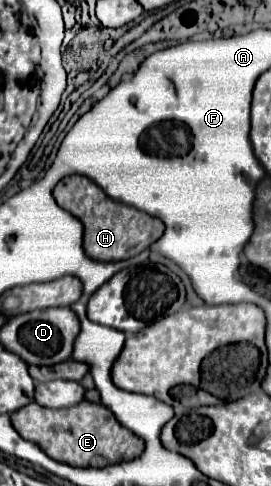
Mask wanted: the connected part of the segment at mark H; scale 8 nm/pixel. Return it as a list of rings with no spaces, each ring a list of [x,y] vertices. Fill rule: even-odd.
[[[65,176],[59,180],[59,184],[53,190],[53,198],[61,208],[71,212],[75,218],[81,220],[85,228],[85,240],[83,248],[89,258],[93,260],[127,260],[137,254],[141,254],[145,248],[149,248],[153,242],[157,242],[165,226],[159,218],[149,216],[137,208],[131,208],[127,204],[111,200],[95,182],[81,180],[85,176]]]

